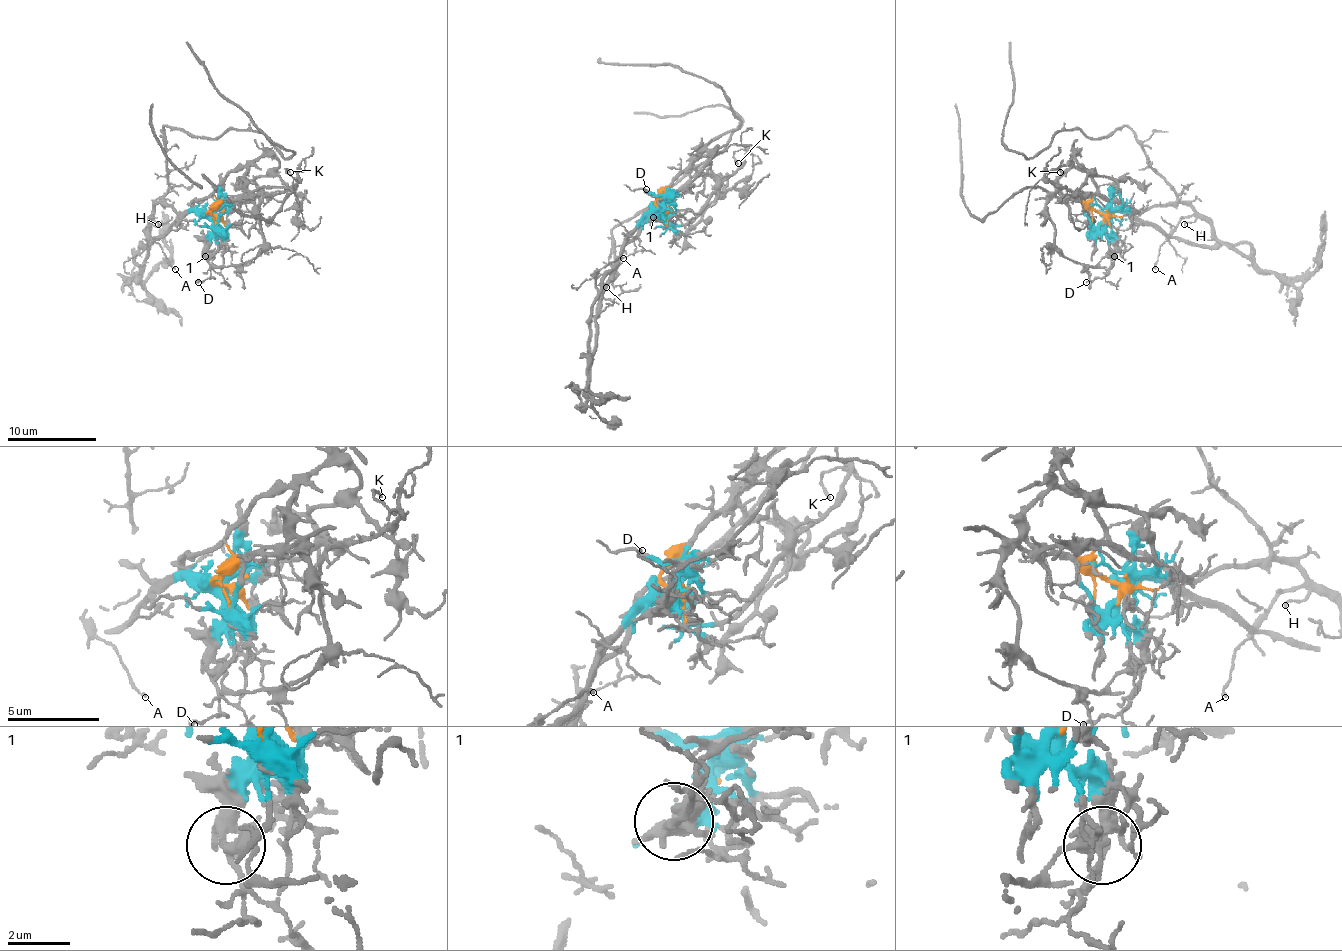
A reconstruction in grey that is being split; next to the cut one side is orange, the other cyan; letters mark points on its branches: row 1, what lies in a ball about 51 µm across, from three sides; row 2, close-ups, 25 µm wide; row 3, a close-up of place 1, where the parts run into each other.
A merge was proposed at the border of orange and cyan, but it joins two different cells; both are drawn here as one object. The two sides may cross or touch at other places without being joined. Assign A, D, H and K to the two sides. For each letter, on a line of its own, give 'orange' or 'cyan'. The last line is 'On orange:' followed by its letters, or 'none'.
A: orange
D: cyan
H: orange
K: cyan
On orange: A, H

